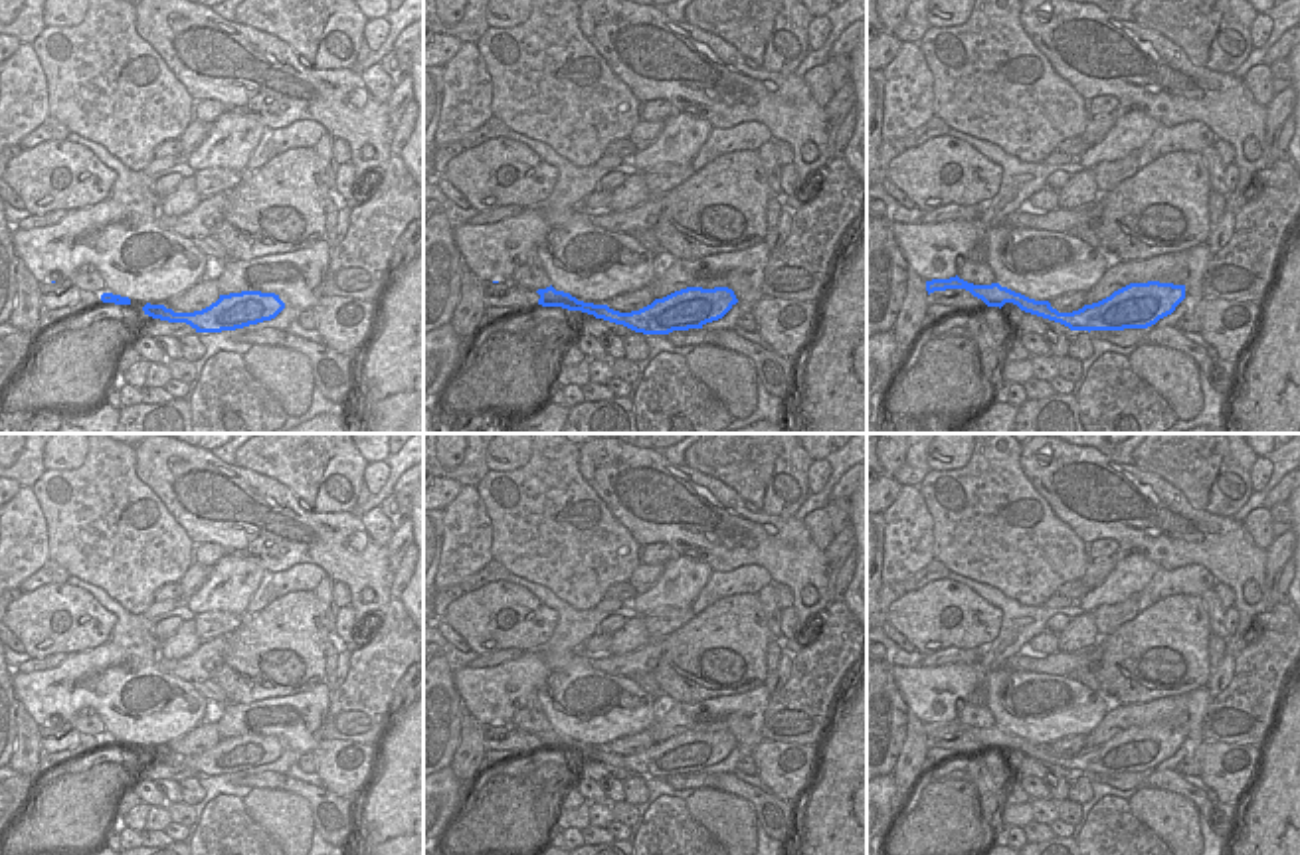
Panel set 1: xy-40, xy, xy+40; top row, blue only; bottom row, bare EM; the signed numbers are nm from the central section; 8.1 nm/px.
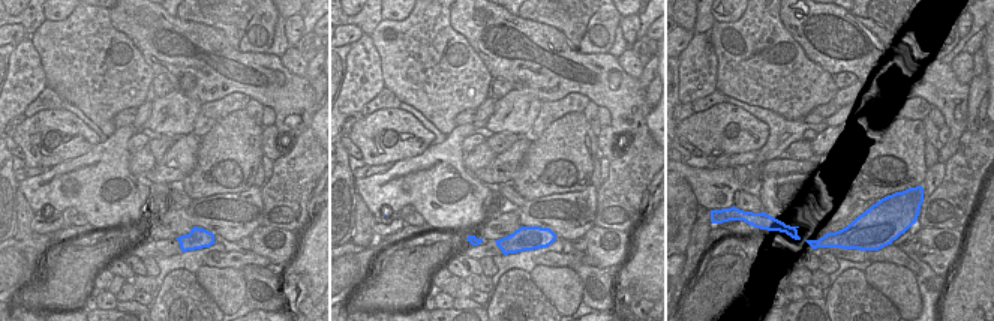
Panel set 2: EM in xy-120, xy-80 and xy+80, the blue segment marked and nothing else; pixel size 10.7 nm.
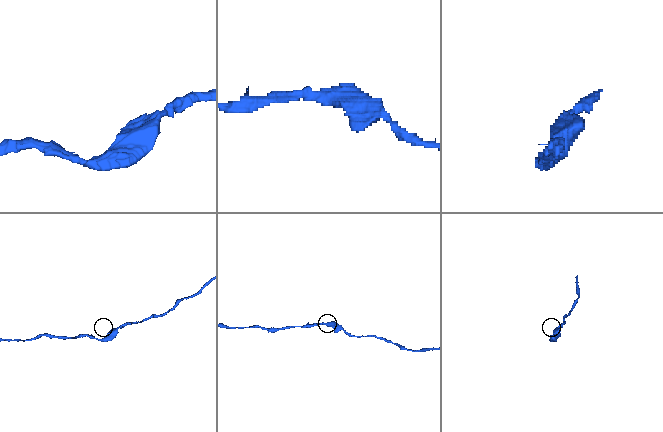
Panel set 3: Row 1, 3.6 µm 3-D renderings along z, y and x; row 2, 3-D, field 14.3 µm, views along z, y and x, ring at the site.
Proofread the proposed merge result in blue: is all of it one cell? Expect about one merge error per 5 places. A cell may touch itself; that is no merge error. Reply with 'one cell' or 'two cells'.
one cell

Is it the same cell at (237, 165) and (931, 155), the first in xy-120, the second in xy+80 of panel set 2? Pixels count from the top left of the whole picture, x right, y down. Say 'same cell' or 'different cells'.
different cells

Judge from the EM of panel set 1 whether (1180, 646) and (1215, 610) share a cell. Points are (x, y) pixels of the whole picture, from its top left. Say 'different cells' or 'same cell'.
different cells

